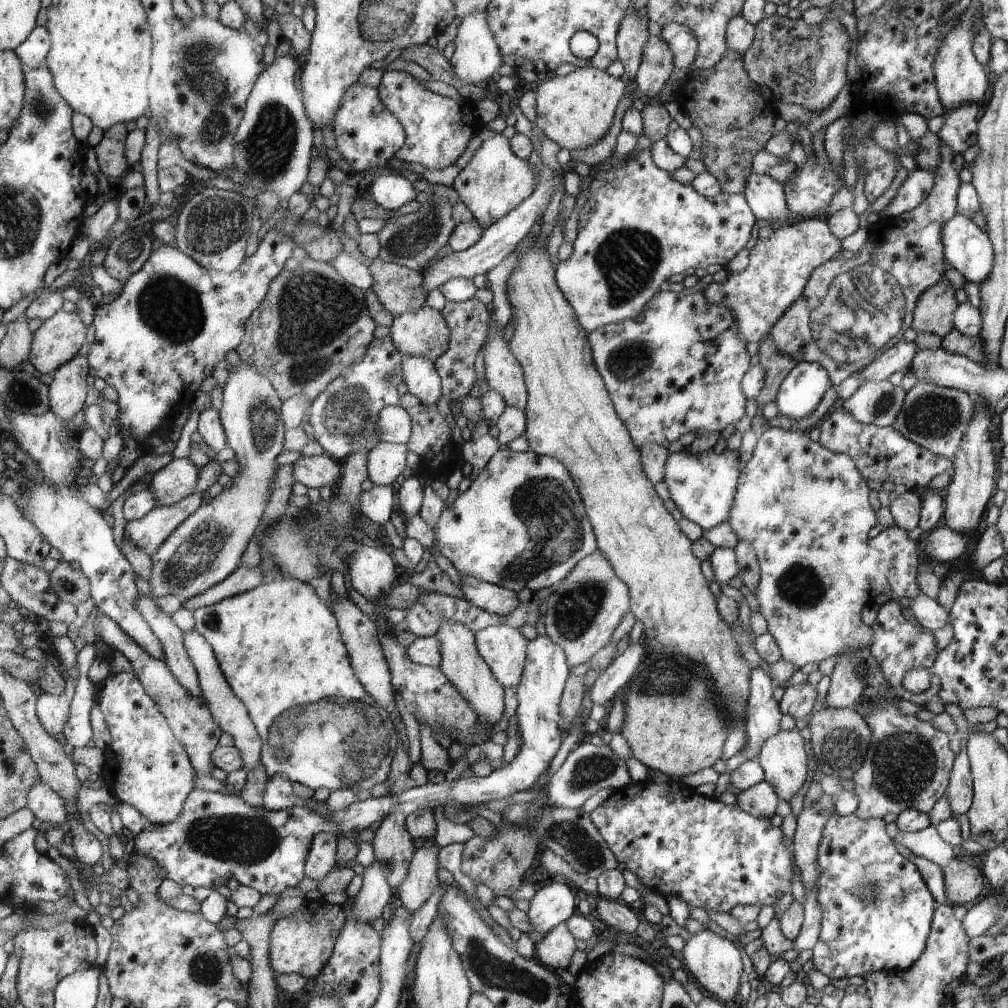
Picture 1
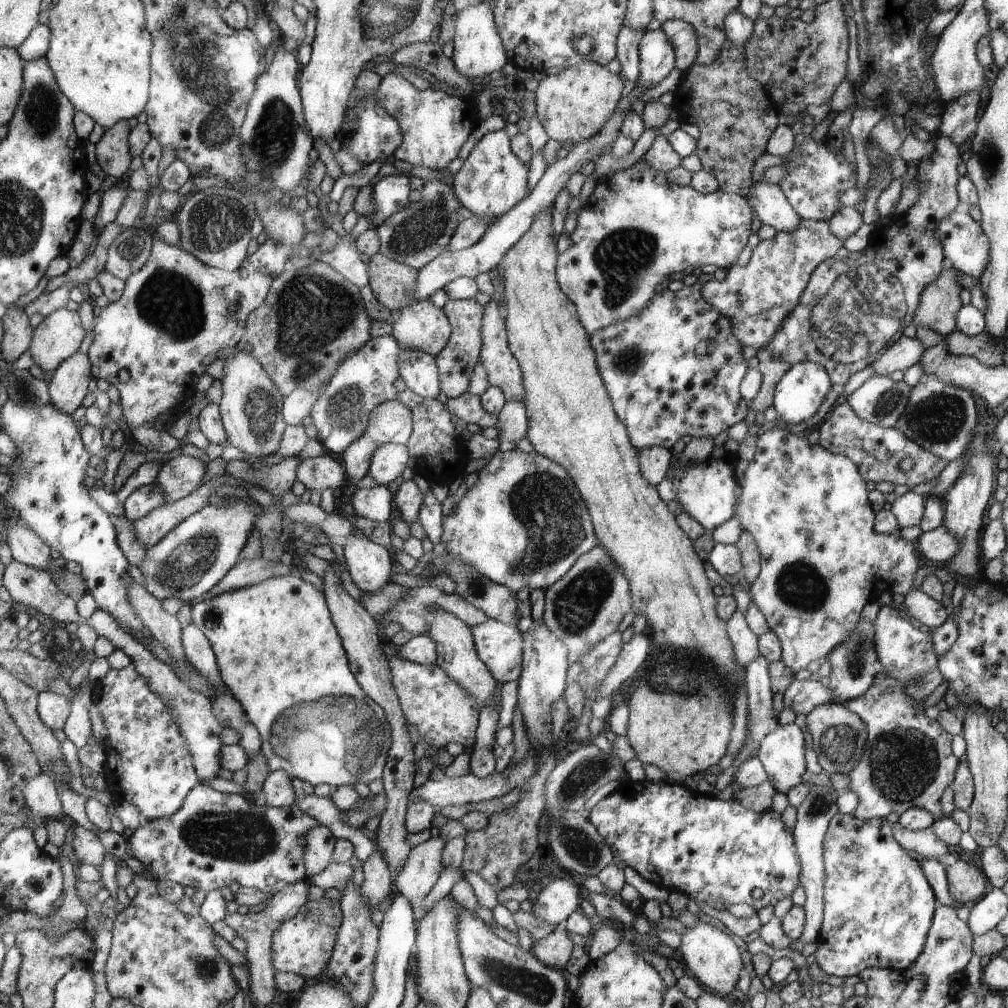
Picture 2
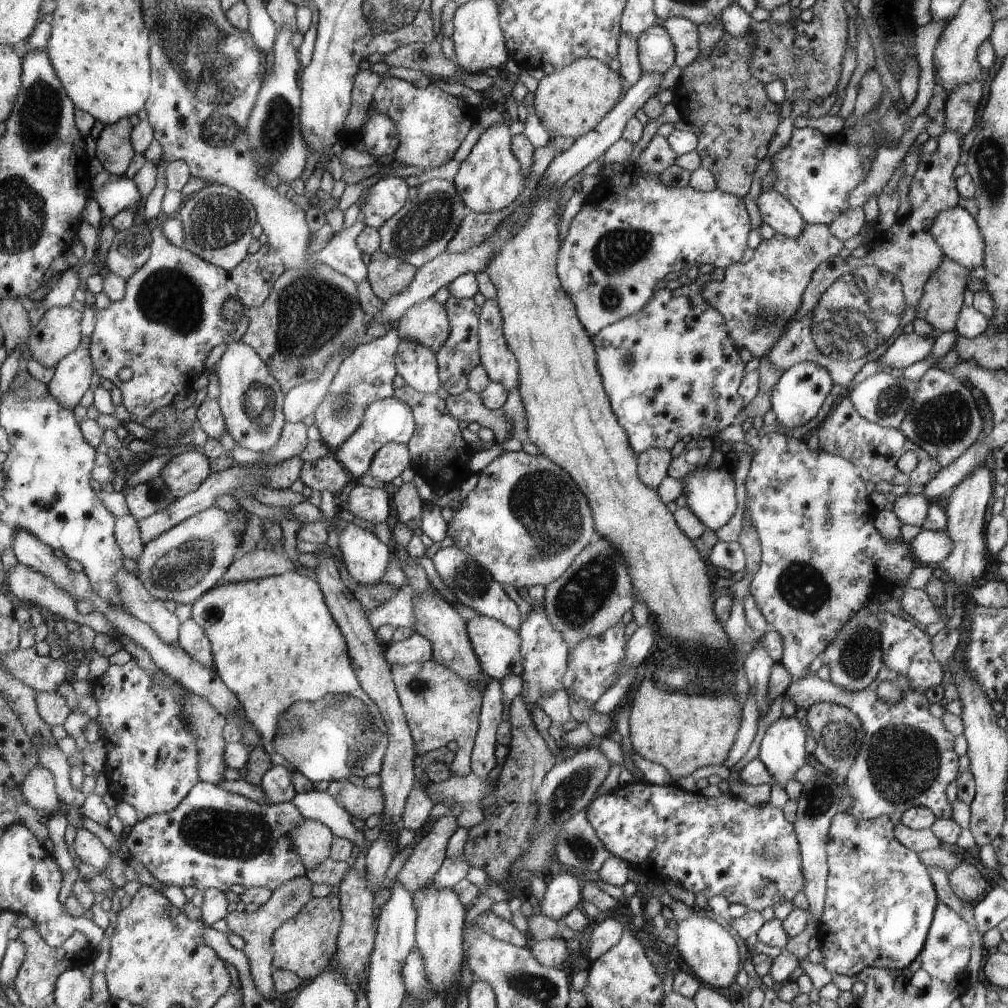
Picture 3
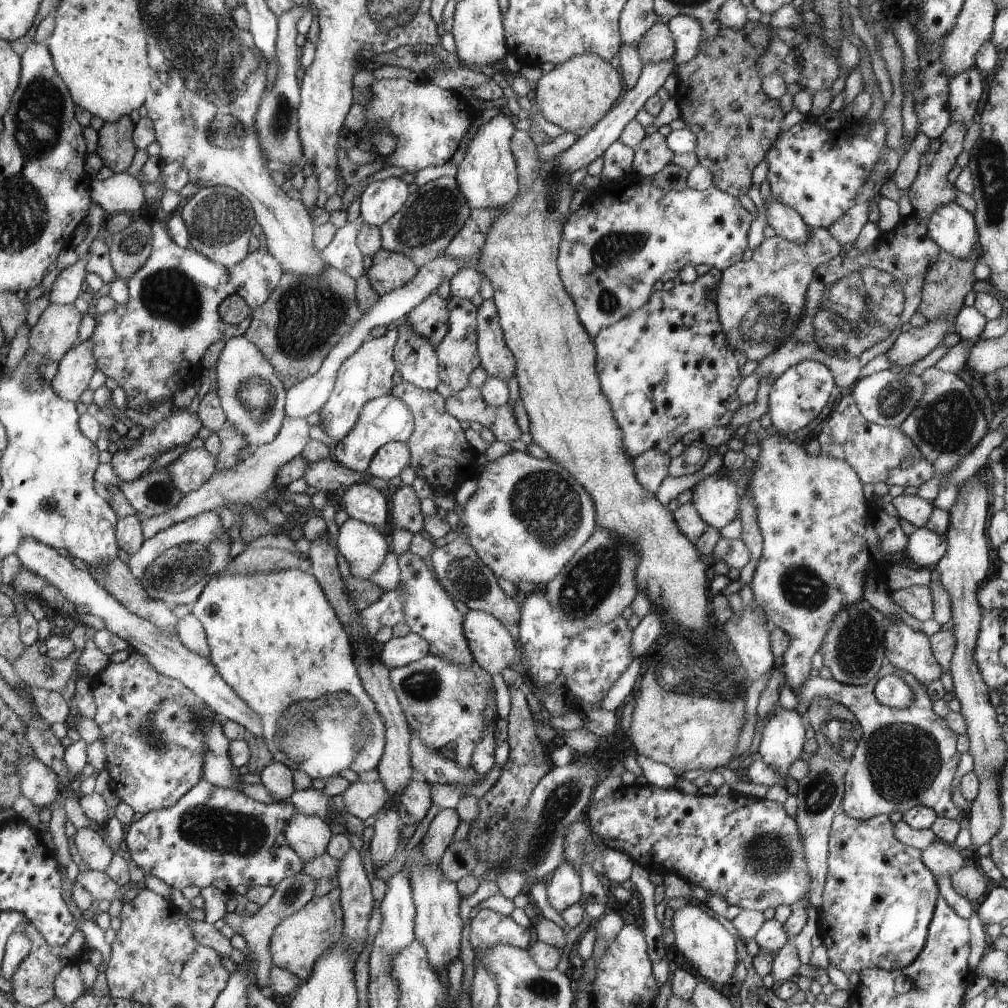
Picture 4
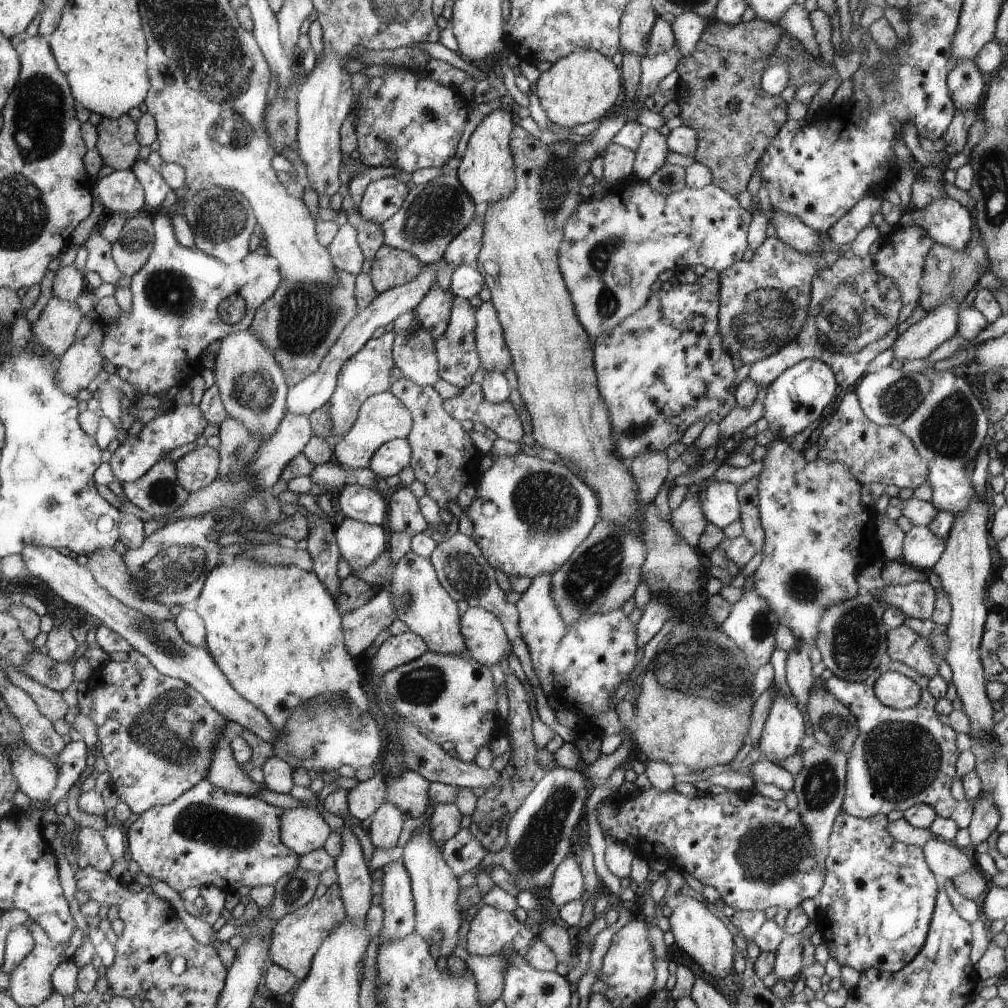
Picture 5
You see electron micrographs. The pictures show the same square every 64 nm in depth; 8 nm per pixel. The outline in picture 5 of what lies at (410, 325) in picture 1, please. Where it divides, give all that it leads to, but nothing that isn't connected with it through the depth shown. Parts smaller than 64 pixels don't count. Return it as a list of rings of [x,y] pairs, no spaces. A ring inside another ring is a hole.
[[[436,282],[413,311],[422,327],[433,336],[434,340],[445,334],[449,319],[452,317],[455,298],[450,289],[443,290]]]

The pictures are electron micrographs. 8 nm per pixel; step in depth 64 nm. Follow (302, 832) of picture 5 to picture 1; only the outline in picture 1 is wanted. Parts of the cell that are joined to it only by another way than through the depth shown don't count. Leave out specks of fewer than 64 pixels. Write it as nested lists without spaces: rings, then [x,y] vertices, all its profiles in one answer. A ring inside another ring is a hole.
[[[326,831],[314,836],[305,862],[305,876],[320,881],[338,865],[337,838],[336,834]]]

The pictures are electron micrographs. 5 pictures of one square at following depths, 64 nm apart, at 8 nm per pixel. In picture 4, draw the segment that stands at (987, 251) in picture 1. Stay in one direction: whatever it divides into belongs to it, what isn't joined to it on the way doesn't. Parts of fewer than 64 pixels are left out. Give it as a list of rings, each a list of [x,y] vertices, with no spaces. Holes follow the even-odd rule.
[[[956,202],[939,205],[926,222],[929,238],[960,259],[978,258],[978,232],[973,214]]]

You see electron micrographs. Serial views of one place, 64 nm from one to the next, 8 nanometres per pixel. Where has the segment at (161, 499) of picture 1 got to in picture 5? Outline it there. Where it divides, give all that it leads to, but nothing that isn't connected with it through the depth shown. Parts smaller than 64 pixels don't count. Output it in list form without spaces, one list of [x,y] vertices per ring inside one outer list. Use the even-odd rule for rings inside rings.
[[[210,446],[196,447],[175,463],[178,483],[188,493],[209,486],[220,478],[221,455]]]

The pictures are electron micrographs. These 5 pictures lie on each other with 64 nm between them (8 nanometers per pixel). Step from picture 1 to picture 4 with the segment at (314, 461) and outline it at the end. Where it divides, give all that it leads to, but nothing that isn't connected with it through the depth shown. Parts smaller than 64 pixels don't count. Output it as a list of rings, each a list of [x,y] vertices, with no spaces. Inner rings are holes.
[[[327,459],[309,463],[304,478],[310,487],[327,494],[344,486],[347,488],[357,483],[367,483],[369,475],[368,472],[358,473]]]

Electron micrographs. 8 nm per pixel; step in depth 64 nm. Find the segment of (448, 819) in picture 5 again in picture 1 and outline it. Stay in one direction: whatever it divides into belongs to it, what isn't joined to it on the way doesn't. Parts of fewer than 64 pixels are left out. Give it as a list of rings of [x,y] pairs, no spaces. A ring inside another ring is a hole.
[[[426,844],[415,848],[404,881],[396,888],[396,901],[412,914],[421,908],[439,884],[438,844]]]

